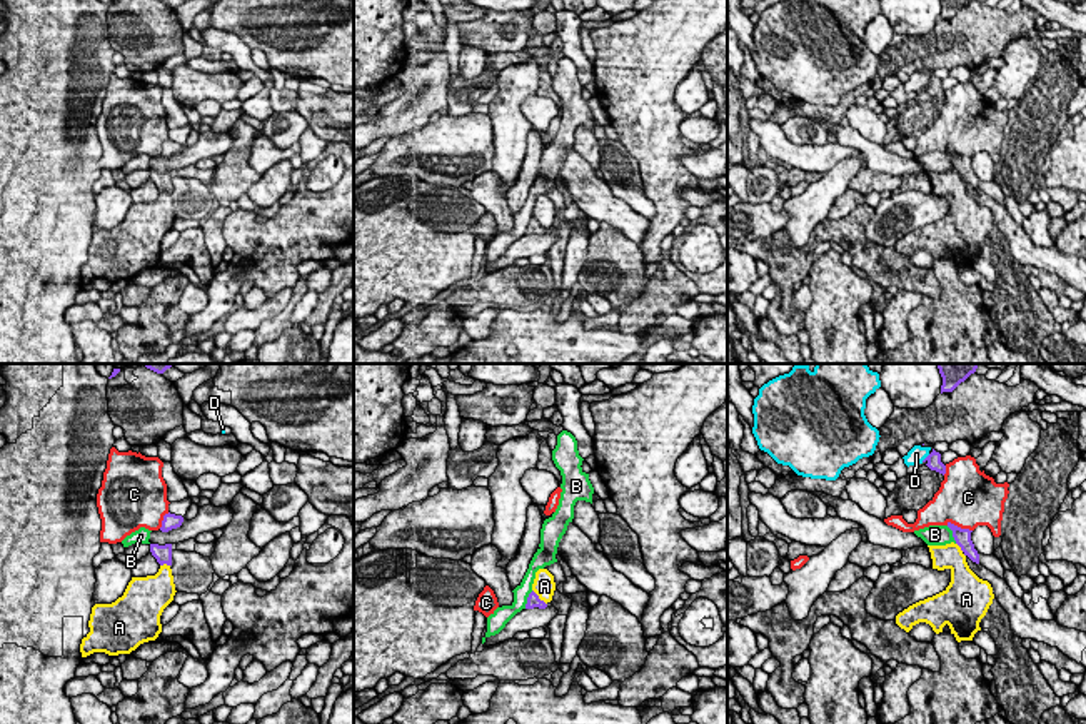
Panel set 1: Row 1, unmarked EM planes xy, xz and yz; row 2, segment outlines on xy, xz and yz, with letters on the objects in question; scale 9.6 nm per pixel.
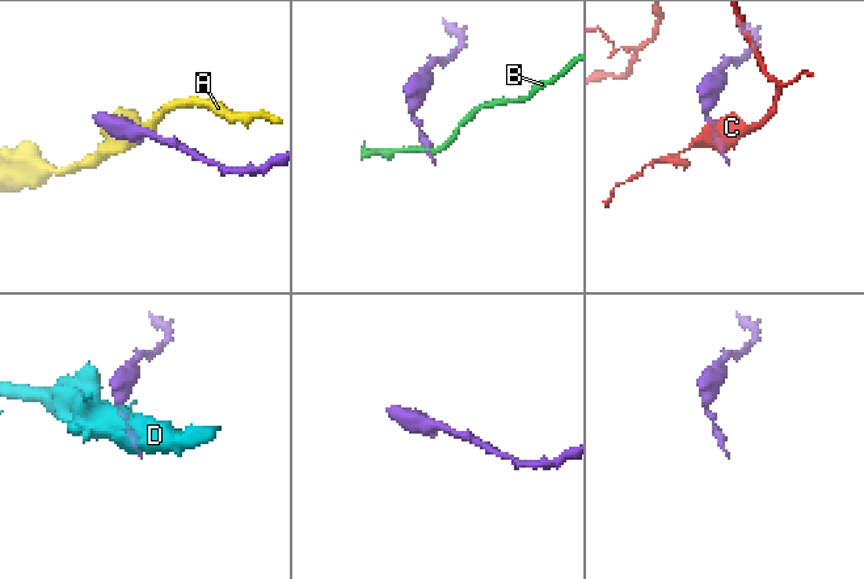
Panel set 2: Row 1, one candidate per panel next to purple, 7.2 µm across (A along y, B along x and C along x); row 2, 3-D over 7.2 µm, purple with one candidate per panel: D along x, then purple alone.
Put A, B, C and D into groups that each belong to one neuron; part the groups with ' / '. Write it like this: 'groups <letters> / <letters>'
groups A / B / C / D

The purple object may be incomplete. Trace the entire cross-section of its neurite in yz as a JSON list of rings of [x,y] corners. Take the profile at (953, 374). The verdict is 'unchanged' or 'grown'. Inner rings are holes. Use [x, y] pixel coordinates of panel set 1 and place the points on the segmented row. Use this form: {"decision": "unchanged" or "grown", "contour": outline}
{"decision": "unchanged", "contour": [[[938,364],[943,377],[941,394],[953,392],[961,382],[976,372],[979,364]]]}

